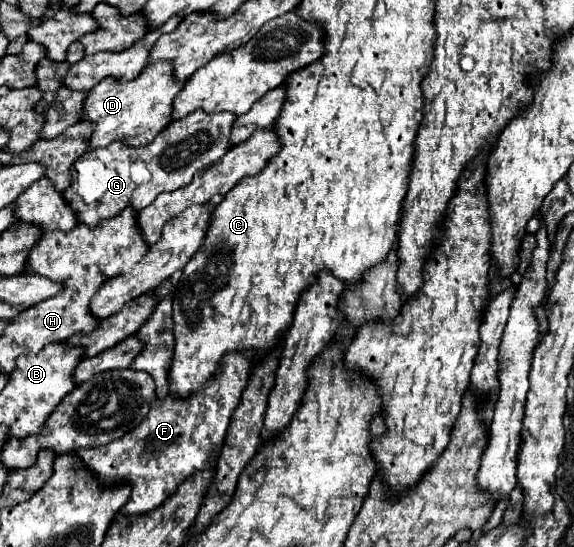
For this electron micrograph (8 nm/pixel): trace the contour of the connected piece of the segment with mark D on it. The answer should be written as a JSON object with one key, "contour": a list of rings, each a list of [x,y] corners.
{"contour":[[[156,62],[154,66],[146,66],[138,74],[138,78],[130,82],[114,82],[114,78],[106,78],[96,84],[92,90],[88,90],[84,110],[80,114],[80,120],[94,124],[90,136],[90,150],[104,148],[114,140],[134,148],[150,144],[162,132],[162,128],[170,124],[172,102],[184,84],[186,82],[174,78],[170,62]]]}

